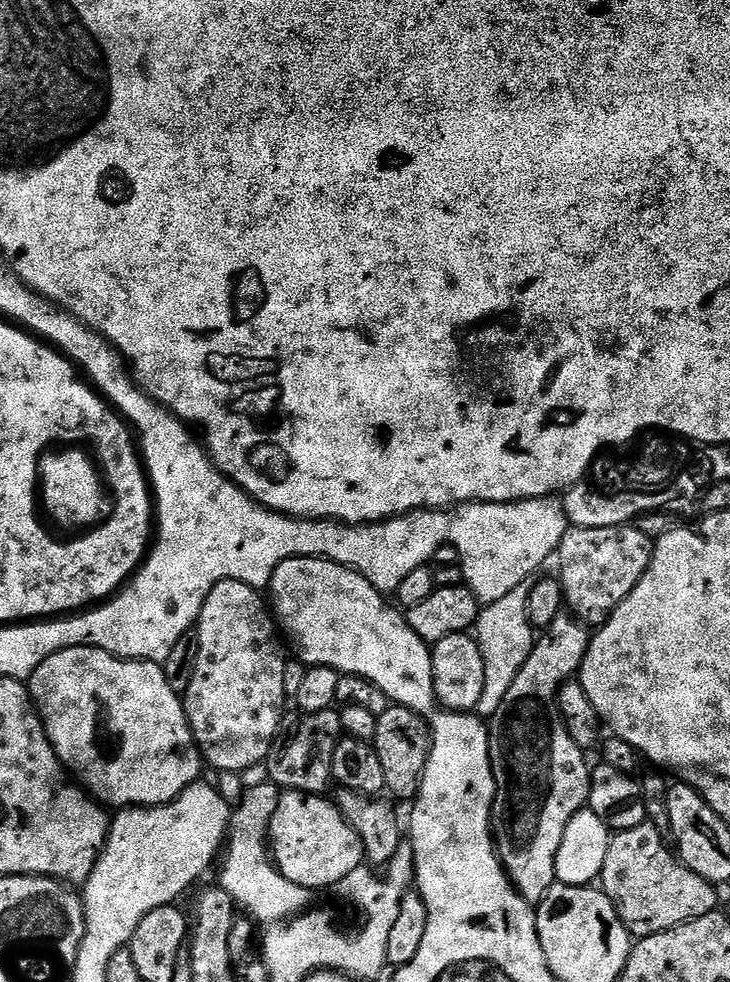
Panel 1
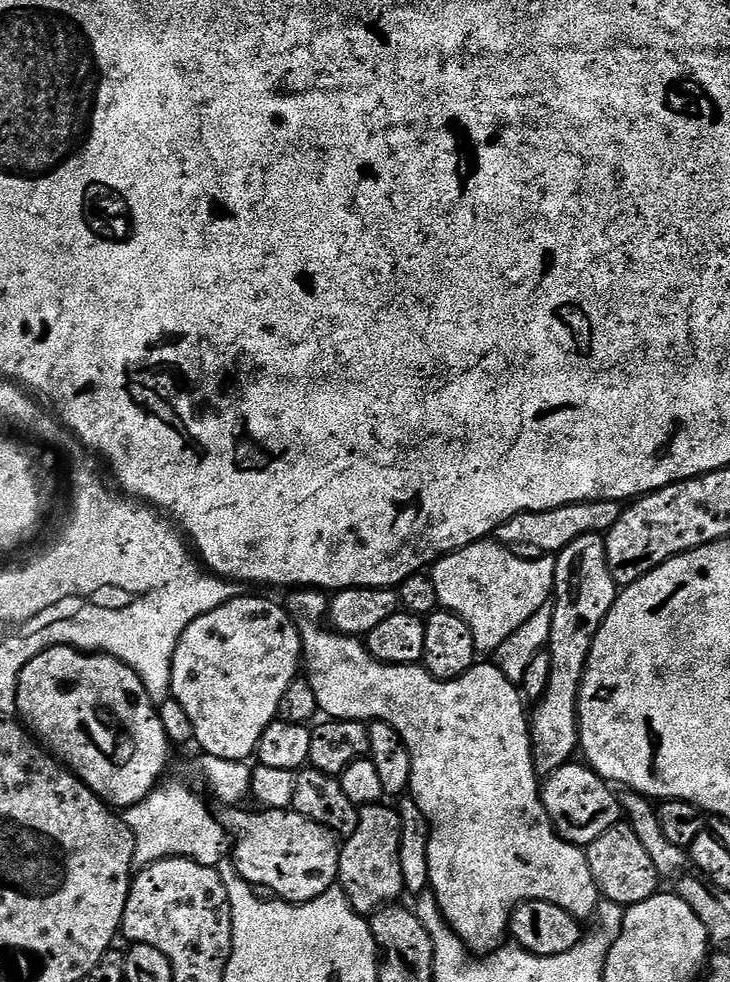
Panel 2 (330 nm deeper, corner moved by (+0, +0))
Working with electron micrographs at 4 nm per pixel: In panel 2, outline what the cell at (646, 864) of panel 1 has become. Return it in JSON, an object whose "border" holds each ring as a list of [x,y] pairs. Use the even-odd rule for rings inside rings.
{"border":[[[626,822],[618,823],[606,830],[602,838],[594,838],[594,842],[587,845],[586,855],[596,889],[605,900],[631,906],[638,902],[646,902],[646,898],[656,895],[661,887],[662,878],[650,859],[650,854],[646,854],[642,842],[638,842],[634,830]]]}

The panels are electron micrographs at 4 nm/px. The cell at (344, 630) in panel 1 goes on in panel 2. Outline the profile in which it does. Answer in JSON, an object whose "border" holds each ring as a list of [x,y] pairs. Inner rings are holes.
{"border":[[[301,588],[293,591],[289,600],[286,600],[288,615],[296,621],[296,628],[300,631],[300,647],[302,649],[302,668],[306,673],[306,678],[310,686],[314,686],[314,698],[318,698],[320,712],[325,717],[333,720],[363,720],[365,722],[379,722],[394,726],[398,730],[400,737],[406,742],[410,750],[412,759],[412,783],[410,785],[411,795],[416,801],[416,805],[426,814],[430,830],[430,842],[428,843],[428,853],[430,854],[430,878],[428,879],[430,891],[436,895],[438,906],[444,915],[444,921],[449,924],[458,934],[458,938],[467,946],[469,952],[473,954],[491,954],[505,943],[510,932],[512,923],[512,911],[527,900],[541,900],[551,904],[562,904],[573,906],[572,904],[589,904],[595,906],[600,903],[602,897],[596,889],[594,878],[590,874],[588,858],[583,847],[566,842],[556,834],[556,827],[550,822],[550,818],[544,809],[542,799],[542,784],[538,779],[536,763],[532,757],[532,734],[530,731],[530,716],[524,712],[525,697],[517,685],[511,684],[498,670],[495,663],[477,662],[466,674],[462,674],[457,680],[435,680],[422,666],[415,664],[383,664],[369,654],[367,647],[357,637],[342,636],[331,630],[326,630],[325,625],[319,624],[316,620],[325,619],[329,597],[323,591],[310,588]]]}

